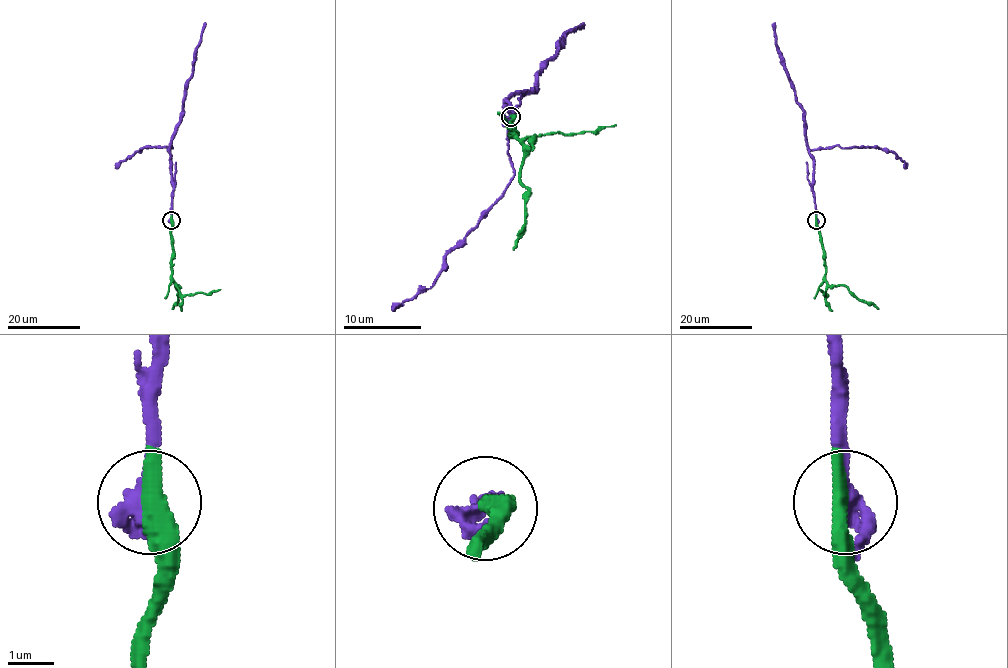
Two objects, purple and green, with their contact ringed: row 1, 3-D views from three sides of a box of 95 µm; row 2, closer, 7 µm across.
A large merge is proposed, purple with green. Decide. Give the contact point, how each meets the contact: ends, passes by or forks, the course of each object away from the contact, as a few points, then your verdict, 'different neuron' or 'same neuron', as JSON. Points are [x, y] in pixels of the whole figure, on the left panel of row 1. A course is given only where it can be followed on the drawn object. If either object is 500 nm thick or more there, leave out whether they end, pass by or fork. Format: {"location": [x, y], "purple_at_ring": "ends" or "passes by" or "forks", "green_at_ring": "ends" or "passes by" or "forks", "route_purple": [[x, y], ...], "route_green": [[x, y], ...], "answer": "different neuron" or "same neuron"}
{"location": [171, 220], "route_purple": [[171, 220], [172, 136], [180, 120], [185, 87], [205, 23]], "route_green": [[171, 220], [172, 280], [178, 292], [177, 302], [172, 309]], "answer": "same neuron"}

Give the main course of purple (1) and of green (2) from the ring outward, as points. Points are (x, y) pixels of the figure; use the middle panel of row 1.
1: (510, 117), (516, 109), (510, 111), (512, 96), (532, 92), (537, 74), (568, 32), (584, 26)
2: (510, 117), (512, 135), (524, 146), (520, 177), (526, 189), (524, 233), (512, 249)

